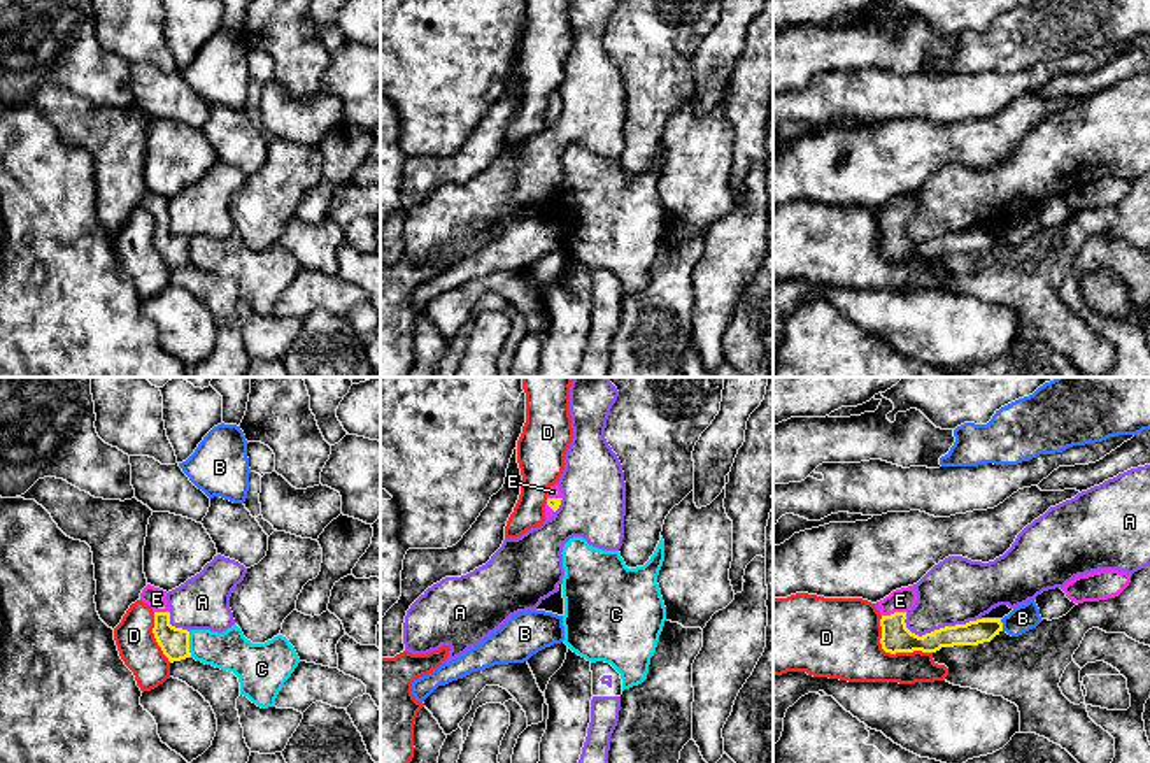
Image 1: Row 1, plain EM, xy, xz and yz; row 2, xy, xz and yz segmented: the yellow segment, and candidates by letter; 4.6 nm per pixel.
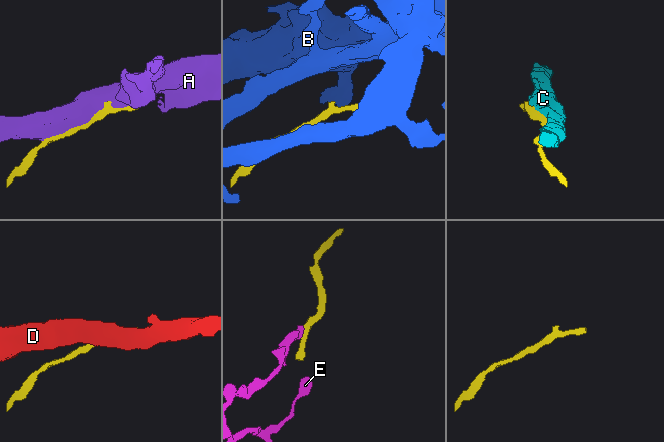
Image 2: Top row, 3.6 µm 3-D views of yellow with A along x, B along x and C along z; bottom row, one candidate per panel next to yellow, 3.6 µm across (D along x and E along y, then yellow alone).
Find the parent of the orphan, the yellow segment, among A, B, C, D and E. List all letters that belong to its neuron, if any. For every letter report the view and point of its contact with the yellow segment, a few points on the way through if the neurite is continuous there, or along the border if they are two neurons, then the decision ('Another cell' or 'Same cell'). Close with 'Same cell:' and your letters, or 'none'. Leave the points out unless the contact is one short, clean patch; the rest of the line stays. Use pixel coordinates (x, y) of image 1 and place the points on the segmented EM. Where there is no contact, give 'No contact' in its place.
A: Touches yellow at yz (940, 628). Another cell
B: Touches yellow at yz (1001, 625). Boundary: yz (1000, 620), (1003, 630). Another cell
C: Touches yellow at xy (188, 644). Another cell
D: Touches yellow at yz (891, 653). Another cell
E: Touches yellow at yz (894, 613). Path across: yz (896, 637), (894, 613), (900, 600). Same cell
Same cell: E

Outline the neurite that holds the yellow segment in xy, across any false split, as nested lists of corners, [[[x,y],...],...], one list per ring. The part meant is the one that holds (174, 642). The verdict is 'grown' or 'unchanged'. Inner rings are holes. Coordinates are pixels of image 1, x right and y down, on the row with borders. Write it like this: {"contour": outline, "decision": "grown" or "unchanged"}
{"contour": [[[147,584],[140,593],[140,600],[154,612],[153,633],[168,661],[189,658],[189,631],[170,624],[167,591]]], "decision": "grown"}

